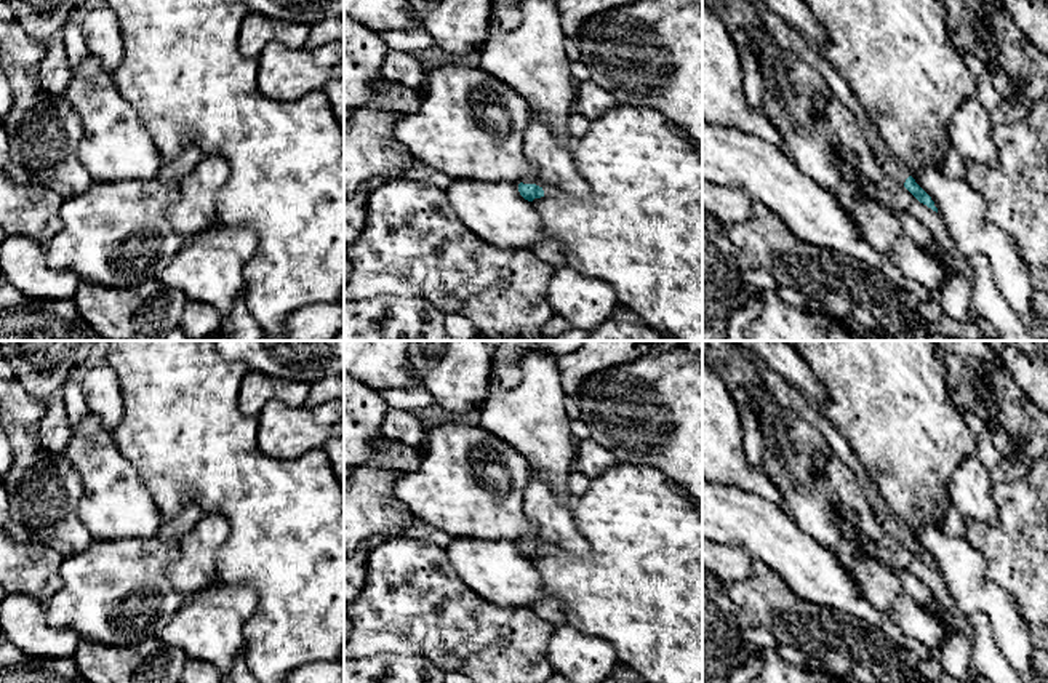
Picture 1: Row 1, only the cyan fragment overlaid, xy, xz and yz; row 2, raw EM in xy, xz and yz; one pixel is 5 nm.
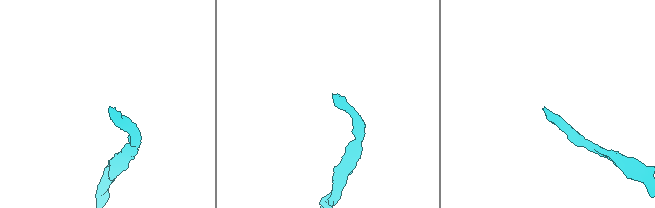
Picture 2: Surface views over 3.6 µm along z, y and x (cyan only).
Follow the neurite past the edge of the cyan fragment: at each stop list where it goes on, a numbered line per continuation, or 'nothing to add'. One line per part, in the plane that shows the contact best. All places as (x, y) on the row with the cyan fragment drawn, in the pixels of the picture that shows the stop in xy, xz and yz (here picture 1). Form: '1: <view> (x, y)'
1: xz (549, 191)

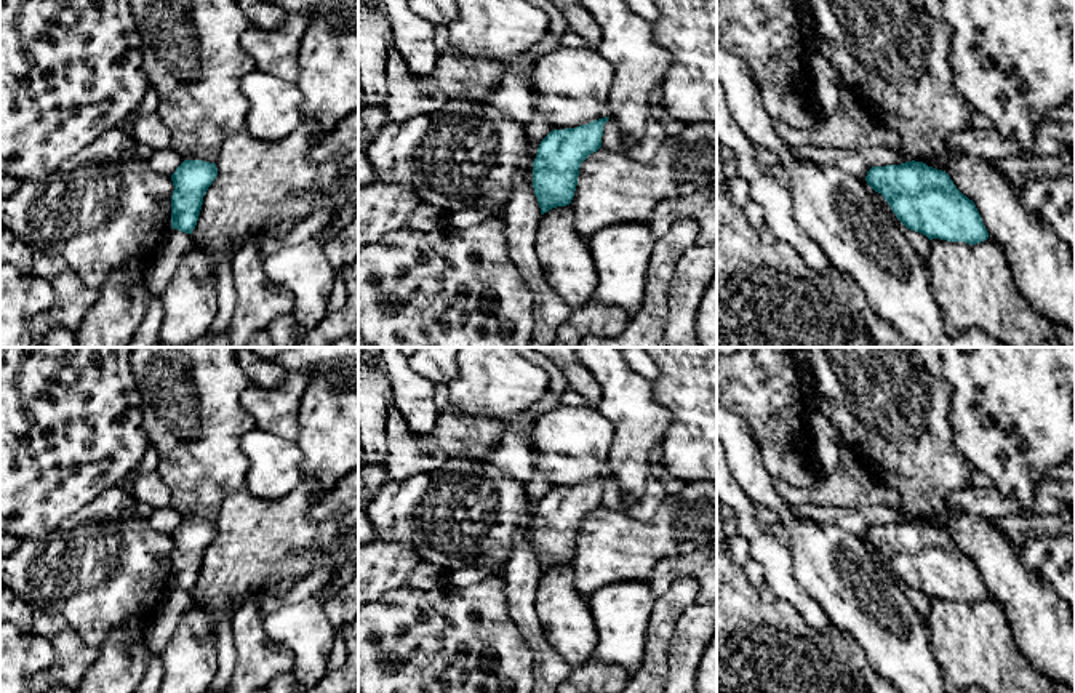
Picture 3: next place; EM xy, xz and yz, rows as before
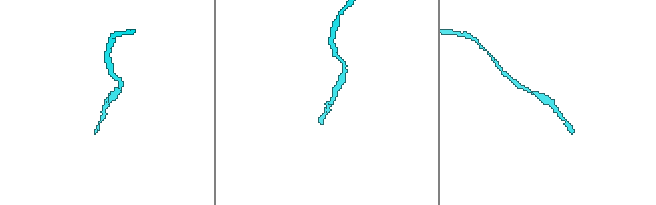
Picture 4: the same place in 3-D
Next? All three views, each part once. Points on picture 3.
nothing to add

